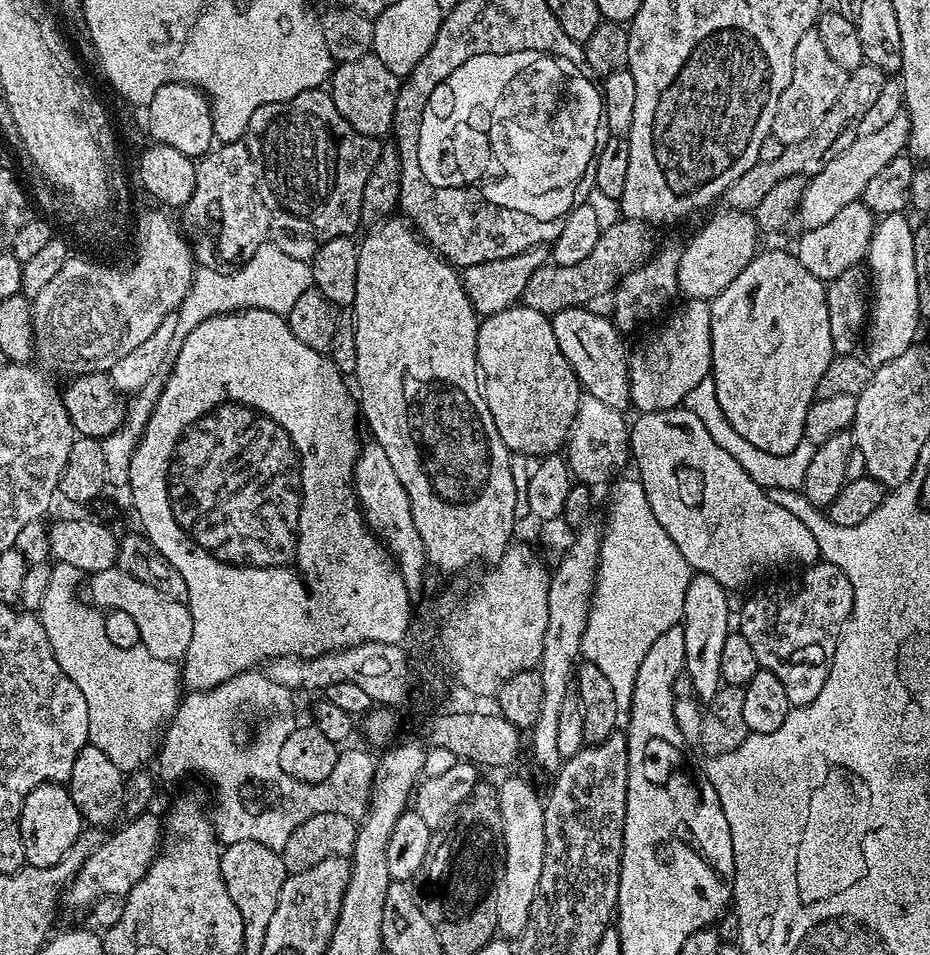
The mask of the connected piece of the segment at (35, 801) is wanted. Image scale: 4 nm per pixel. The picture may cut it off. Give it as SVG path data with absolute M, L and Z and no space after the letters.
M43 784L30 790L30 794L26 794L26 802L22 802L18 823L29 868L45 868L62 862L62 858L66 858L66 850L74 846L85 827L78 814L78 806L74 806L74 798L70 798L67 787L62 784Z

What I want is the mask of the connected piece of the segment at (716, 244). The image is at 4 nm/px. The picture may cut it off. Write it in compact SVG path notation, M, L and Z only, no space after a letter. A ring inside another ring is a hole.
M723 210L713 220L708 221L700 230L700 233L689 242L683 245L680 253L680 265L678 266L678 282L680 292L685 297L694 300L711 301L717 296L757 255L756 236L758 229L755 215L735 210Z

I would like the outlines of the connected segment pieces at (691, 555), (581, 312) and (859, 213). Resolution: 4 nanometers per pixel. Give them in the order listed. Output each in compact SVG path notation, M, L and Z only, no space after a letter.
M677 406L661 412L640 412L637 417L637 420L633 419L630 424L635 439L637 436L640 440L656 440L656 492L654 488L656 517L662 530L666 530L666 534L670 534L674 546L678 546L682 558L686 558L689 569L695 570L701 576L714 578L725 590L733 590L732 588L746 587L755 576L762 575L767 568L788 568L791 564L797 564L797 569L803 570L812 567L821 559L818 542L814 542L814 534L810 534L810 530L806 530L806 522L802 522L802 518L794 518L794 514L790 514L790 510L785 510L784 507L775 504L769 498L767 491L756 485L750 474L730 454L722 450L722 447L718 446L713 438L710 438L706 426L702 426L702 421L696 415L690 414L690 410L686 410L683 406Z
M587 307L567 308L551 317L554 338L558 338L558 350L570 362L574 374L580 379L580 387L585 393L600 399L605 406L622 413L629 411L632 404L630 378L628 377L629 357L616 356L620 344L611 336L614 325L606 316L590 314Z
M860 200L850 202L830 222L818 226L809 232L801 231L800 241L794 247L794 254L814 274L814 278L822 281L838 278L846 270L857 267L867 257L868 247L872 241L872 232L878 223L877 217Z

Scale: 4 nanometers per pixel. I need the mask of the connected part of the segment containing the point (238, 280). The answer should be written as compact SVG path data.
M280 248L274 249L272 256L264 255L257 254L253 256L249 263L239 265L235 270L220 270L224 272L215 272L212 268L197 267L192 277L192 290L184 303L180 305L178 315L175 317L175 320L177 320L174 320L174 338L176 342L185 340L199 324L215 316L235 314L250 308L286 314L294 306L294 302L298 302L298 298L302 298L302 294L306 294L306 290L313 287L312 266L307 259L295 260L290 253L283 252Z

